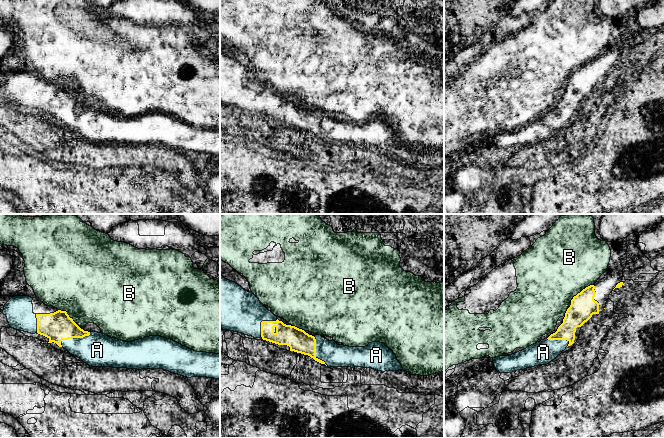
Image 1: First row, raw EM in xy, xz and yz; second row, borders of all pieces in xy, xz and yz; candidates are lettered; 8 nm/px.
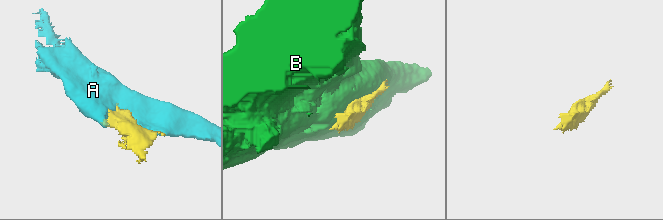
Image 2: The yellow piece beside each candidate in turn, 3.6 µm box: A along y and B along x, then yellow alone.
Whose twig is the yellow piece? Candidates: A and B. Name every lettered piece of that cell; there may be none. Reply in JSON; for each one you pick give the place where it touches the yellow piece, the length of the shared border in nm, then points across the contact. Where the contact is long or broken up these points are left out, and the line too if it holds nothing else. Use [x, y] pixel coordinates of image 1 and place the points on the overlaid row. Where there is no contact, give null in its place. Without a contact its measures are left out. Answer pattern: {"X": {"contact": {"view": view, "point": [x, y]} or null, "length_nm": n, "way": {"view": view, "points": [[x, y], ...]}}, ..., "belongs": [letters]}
{"A": {"contact": {"view": "xy", "point": [74, 337]}, "length_nm": 260}, "belongs": ["A"]}

